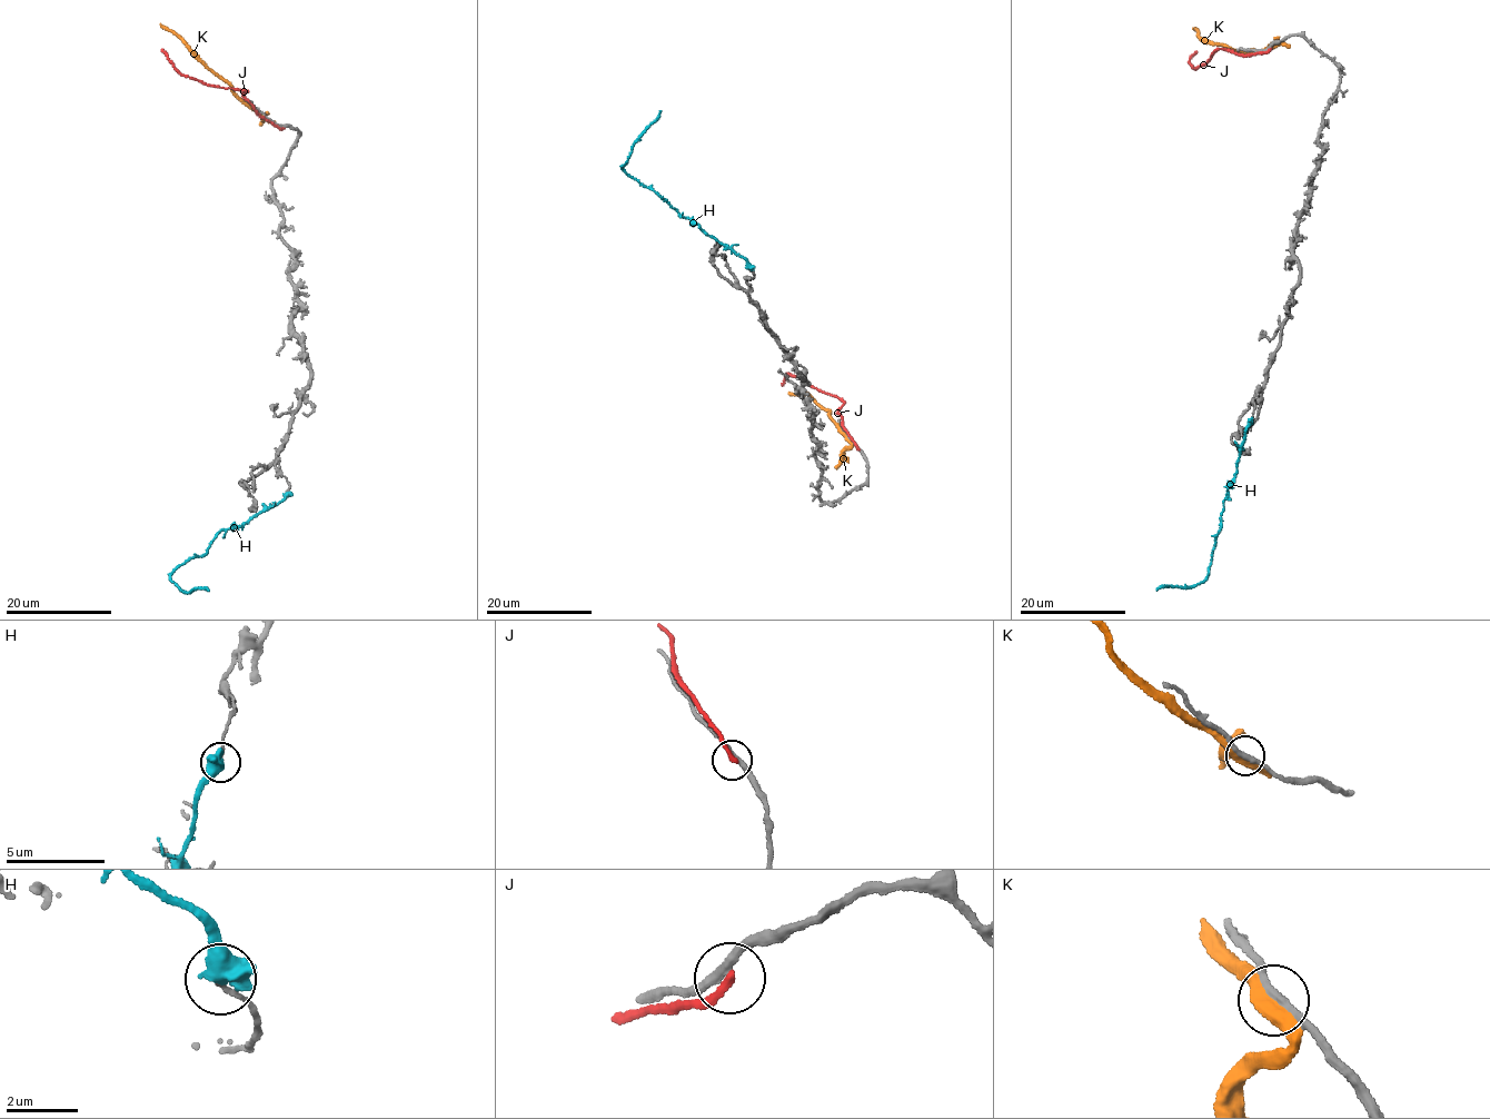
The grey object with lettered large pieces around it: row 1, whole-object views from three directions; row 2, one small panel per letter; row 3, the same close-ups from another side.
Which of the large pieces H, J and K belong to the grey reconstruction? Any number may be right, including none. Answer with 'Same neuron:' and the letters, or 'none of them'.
Same neuron: none of them

